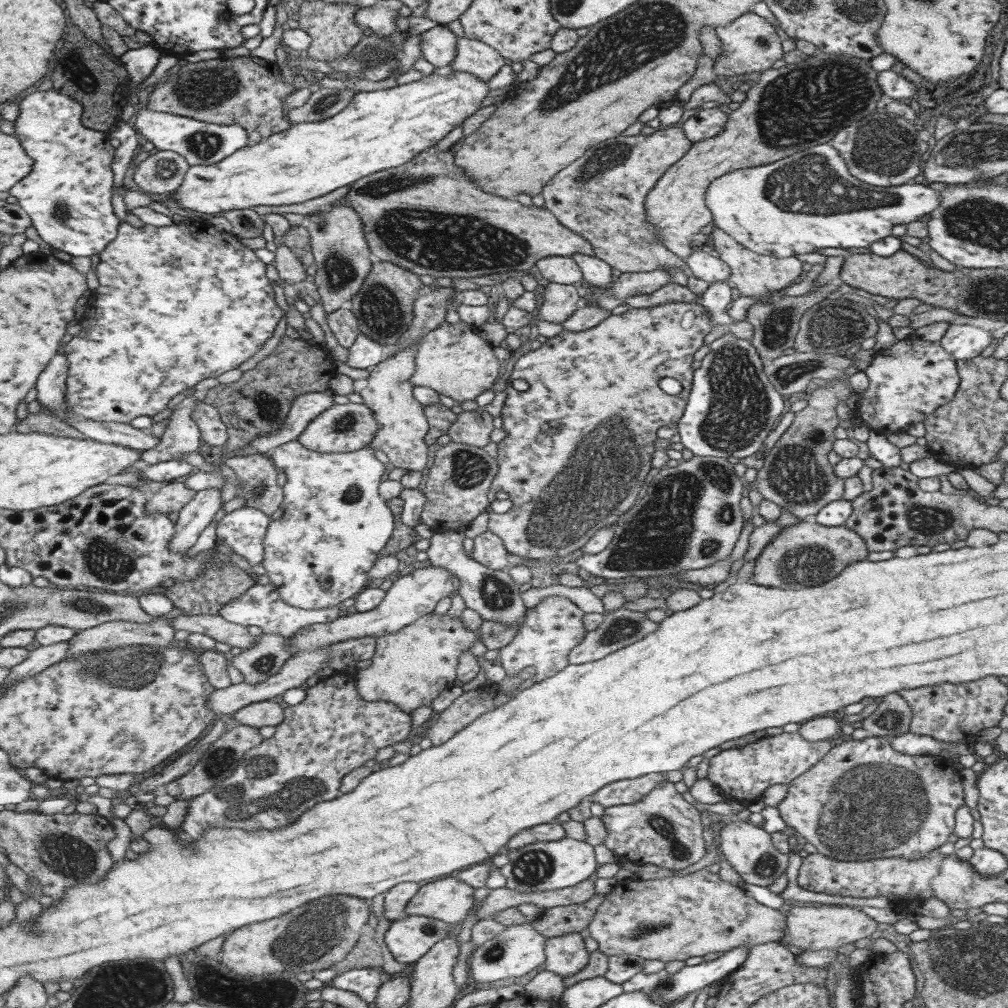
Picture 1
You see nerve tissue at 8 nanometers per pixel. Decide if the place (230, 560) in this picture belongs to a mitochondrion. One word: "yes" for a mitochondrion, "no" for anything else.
no

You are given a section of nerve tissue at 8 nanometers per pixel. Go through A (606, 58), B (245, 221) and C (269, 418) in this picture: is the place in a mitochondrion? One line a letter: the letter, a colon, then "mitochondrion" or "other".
A: mitochondrion
B: other
C: mitochondrion

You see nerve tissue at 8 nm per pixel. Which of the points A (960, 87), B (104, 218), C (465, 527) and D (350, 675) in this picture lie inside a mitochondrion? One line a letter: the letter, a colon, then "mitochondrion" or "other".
A: other
B: other
C: other
D: other

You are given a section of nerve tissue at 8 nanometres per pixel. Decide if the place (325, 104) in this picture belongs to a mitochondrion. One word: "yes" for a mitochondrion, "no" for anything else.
yes

